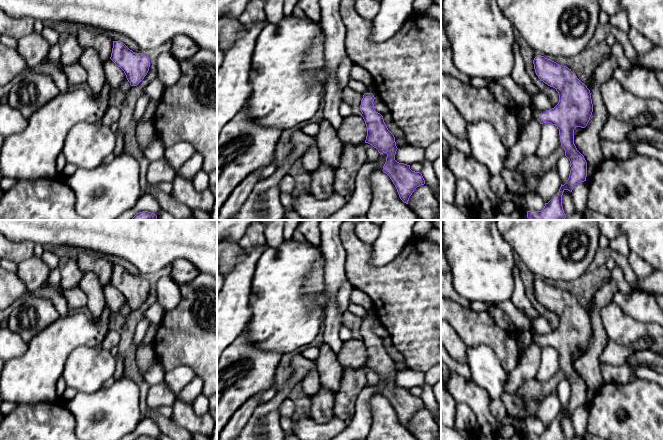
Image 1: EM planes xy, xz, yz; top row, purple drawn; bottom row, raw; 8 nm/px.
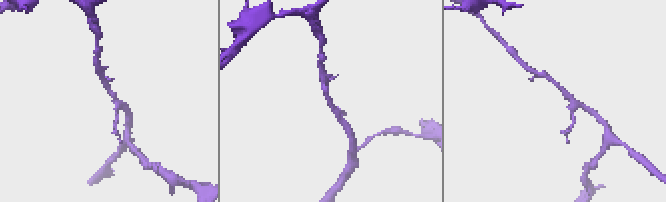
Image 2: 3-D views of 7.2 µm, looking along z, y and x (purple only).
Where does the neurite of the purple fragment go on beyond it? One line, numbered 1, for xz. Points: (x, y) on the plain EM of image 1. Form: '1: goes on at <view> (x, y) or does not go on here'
1: does not go on here

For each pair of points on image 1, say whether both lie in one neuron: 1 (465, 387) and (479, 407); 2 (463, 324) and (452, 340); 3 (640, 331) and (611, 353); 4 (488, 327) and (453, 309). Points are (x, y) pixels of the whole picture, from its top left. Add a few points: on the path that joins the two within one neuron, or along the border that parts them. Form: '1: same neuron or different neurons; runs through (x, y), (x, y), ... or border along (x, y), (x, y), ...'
1: same neuron; runs through (469, 392), (479, 402)
2: different neurons; border along (451, 326), (467, 346)
3: different neurons; border along (644, 336), (628, 344), (619, 344), (609, 340)
4: same neuron; runs through (479, 327), (471, 327), (462, 318)

